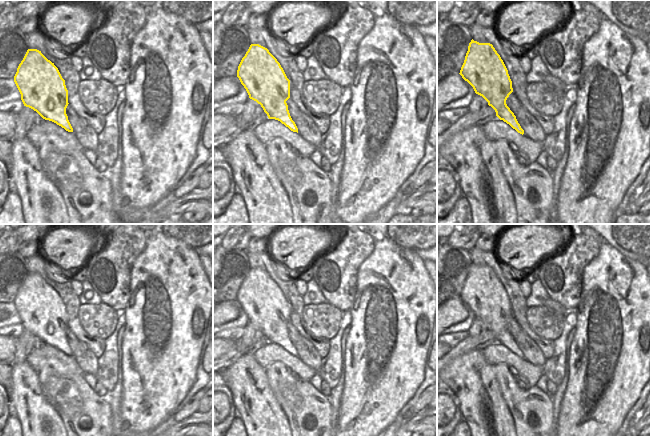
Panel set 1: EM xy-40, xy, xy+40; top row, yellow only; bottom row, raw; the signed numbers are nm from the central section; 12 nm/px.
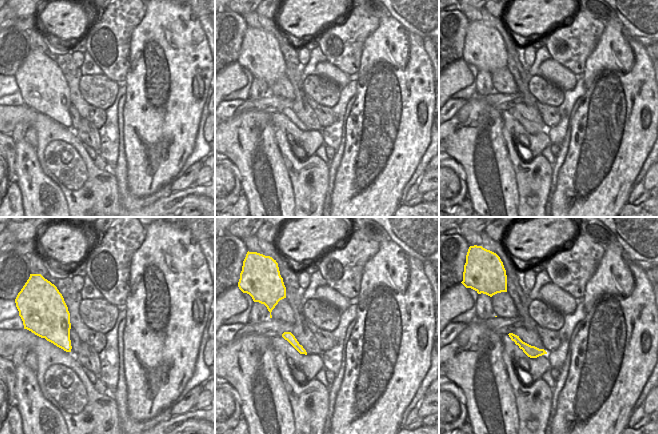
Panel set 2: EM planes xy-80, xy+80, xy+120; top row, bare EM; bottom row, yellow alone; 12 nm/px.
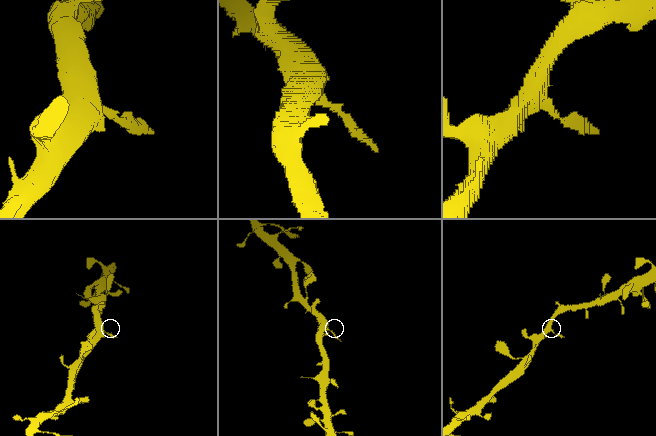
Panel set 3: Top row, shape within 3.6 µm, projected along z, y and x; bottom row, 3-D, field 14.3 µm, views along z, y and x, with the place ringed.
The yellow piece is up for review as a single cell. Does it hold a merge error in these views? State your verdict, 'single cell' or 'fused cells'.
single cell

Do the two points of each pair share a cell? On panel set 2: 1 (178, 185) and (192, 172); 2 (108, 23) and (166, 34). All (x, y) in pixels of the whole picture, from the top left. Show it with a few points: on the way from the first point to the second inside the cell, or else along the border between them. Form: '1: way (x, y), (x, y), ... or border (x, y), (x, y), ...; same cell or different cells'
1: way (181, 183), (189, 175); same cell
2: border (146, 10), (141, 22), (131, 35), (129, 51); different cells

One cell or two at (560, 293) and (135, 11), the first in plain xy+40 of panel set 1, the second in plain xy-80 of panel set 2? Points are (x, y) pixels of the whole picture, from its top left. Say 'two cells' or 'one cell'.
one cell

